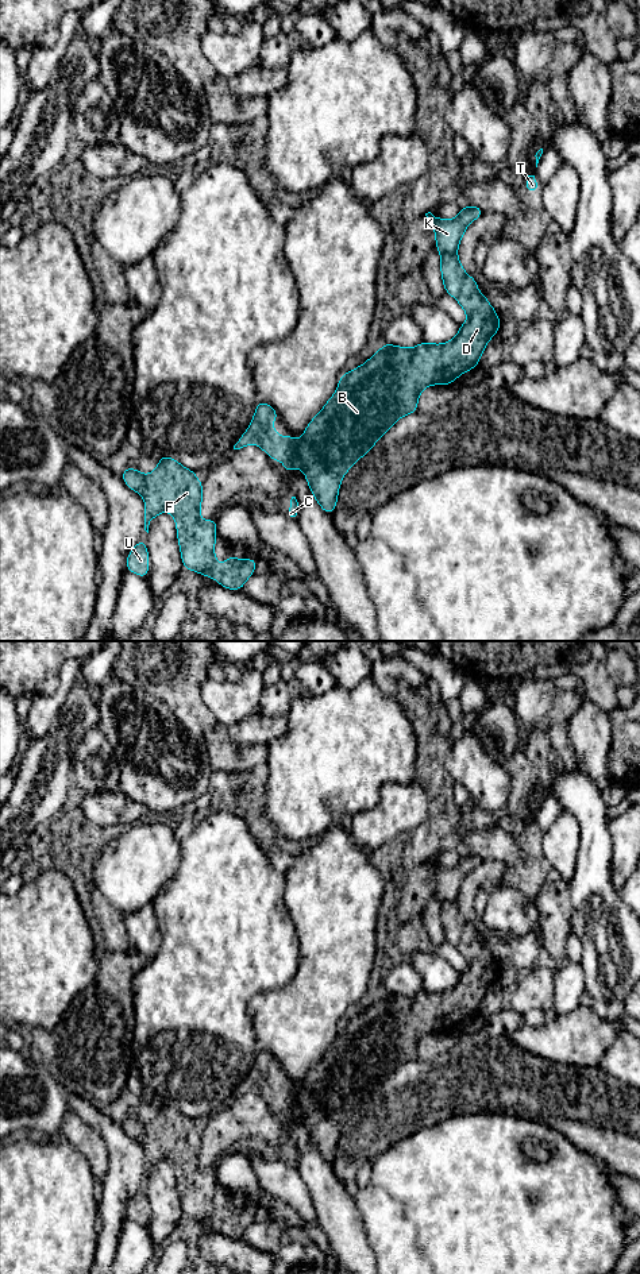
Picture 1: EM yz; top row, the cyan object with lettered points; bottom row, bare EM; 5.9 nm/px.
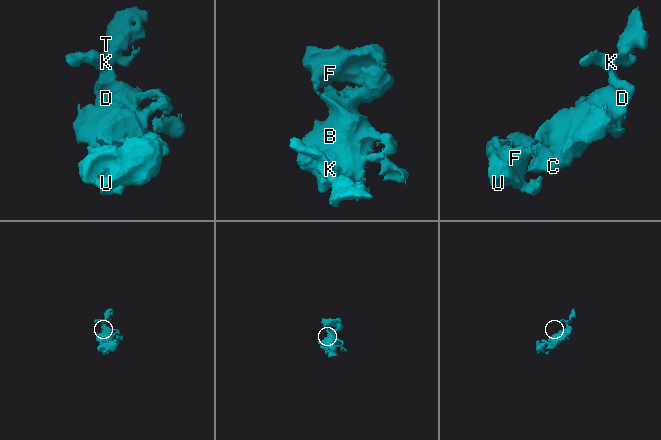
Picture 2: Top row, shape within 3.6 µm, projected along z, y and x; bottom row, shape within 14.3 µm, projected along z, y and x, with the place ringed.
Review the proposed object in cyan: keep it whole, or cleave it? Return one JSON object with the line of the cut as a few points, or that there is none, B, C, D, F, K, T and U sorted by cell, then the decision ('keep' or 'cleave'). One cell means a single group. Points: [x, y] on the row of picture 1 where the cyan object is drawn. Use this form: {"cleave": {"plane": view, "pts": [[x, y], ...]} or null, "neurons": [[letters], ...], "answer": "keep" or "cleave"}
{"cleave": {"plane": "yz", "pts": [[455, 251], [442, 254]]}, "neurons": [["B", "C", "D", "F", "U"], ["K", "T"]], "answer": "cleave"}

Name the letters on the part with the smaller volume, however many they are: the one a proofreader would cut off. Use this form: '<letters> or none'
K, T

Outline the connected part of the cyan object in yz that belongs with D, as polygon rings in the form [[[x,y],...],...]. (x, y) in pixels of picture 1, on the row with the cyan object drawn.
[[[456,252],[442,254],[440,259],[442,278],[446,293],[450,293],[464,309],[467,321],[459,327],[458,335],[444,344],[420,343],[415,348],[404,348],[392,344],[383,344],[366,363],[350,372],[344,372],[339,379],[335,394],[328,399],[321,412],[312,418],[305,428],[300,440],[294,440],[290,435],[281,437],[270,422],[278,420],[277,412],[266,402],[258,402],[254,418],[244,435],[234,445],[240,449],[248,444],[261,447],[273,460],[278,460],[284,472],[302,468],[306,482],[317,503],[327,514],[332,514],[338,501],[338,493],[344,474],[365,455],[371,447],[390,429],[400,417],[417,412],[419,394],[431,385],[450,385],[463,372],[474,368],[479,363],[479,358],[485,351],[486,343],[498,332],[500,318],[489,304],[486,297],[478,292],[477,281],[469,277],[462,267]]]

